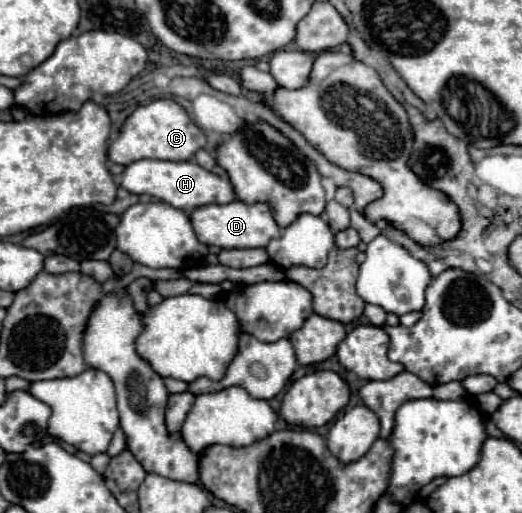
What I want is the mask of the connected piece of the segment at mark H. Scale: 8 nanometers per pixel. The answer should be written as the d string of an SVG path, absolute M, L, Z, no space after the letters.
M137 160L129 164L123 172L121 186L133 194L149 194L157 200L171 204L179 210L195 210L205 204L229 204L235 200L233 186L229 180L219 178L213 172L207 172L199 164L191 162L169 162L169 160Z

